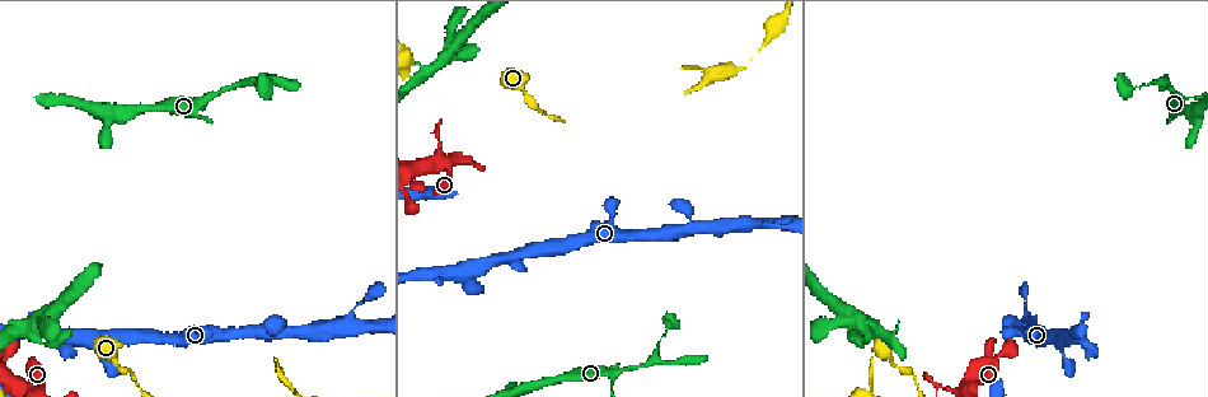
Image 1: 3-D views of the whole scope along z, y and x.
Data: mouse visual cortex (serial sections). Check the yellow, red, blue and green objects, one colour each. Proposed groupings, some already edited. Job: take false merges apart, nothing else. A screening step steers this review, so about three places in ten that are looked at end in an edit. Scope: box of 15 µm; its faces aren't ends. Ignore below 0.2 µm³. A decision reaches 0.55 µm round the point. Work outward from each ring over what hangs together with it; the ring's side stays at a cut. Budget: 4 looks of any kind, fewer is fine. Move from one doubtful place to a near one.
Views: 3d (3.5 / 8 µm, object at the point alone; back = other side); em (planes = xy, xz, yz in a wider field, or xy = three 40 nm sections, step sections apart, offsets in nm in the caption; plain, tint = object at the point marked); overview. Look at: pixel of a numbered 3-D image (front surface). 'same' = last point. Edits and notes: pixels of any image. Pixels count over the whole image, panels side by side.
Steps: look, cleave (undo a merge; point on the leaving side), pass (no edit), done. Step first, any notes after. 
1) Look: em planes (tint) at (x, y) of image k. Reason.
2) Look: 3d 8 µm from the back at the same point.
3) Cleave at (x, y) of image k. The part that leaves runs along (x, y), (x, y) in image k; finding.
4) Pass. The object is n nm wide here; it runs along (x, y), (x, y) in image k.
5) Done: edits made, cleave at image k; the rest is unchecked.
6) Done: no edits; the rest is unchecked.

Look: 3d 3.5 µm at (1194, 98) of image 1. Narrows sharply.

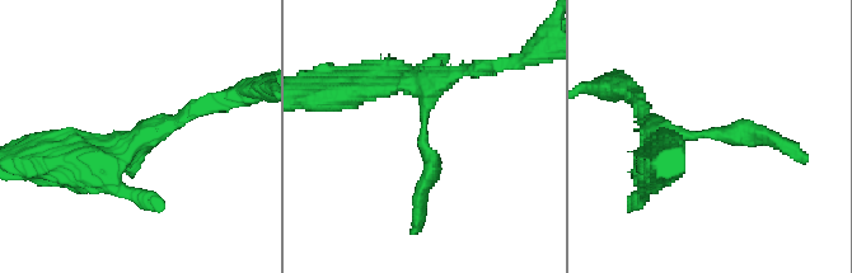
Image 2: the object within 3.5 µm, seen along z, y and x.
Look: em xy step 5 (tint) at (421, 128) of image 2. Now the EM.

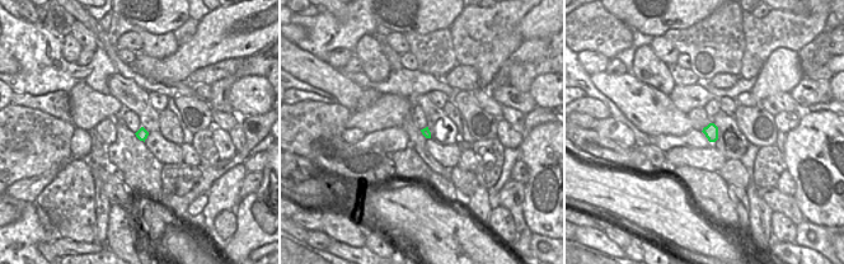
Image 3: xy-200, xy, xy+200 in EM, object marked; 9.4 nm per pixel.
Pass. It runs along (389, 84), (420, 80), (431, 182) in image 2; continuous, no second cell.

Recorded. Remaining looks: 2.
Look: 3d 3.5 µm at (975, 389) of image 1.

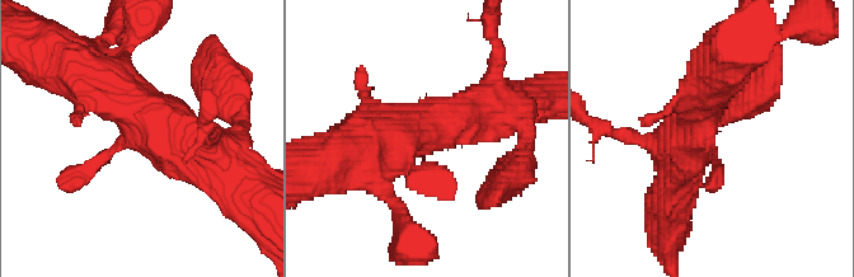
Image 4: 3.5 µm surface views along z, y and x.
Look: em planes (tint) at (706, 133) of image 4. 3 arms meet here; the arms are 100, 350, 600 nm wide.

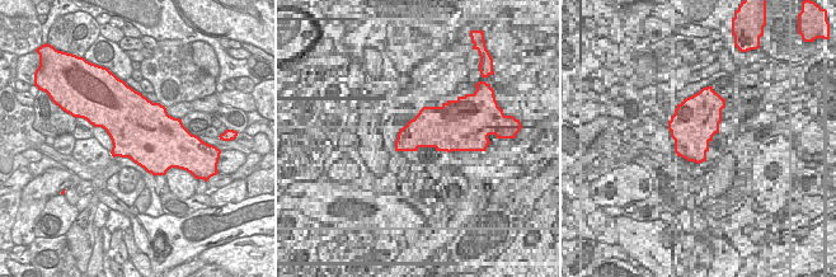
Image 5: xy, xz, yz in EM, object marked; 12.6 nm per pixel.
Pass. All the same cell.

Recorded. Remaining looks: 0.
Done: no edits; the rest is unchecked.

